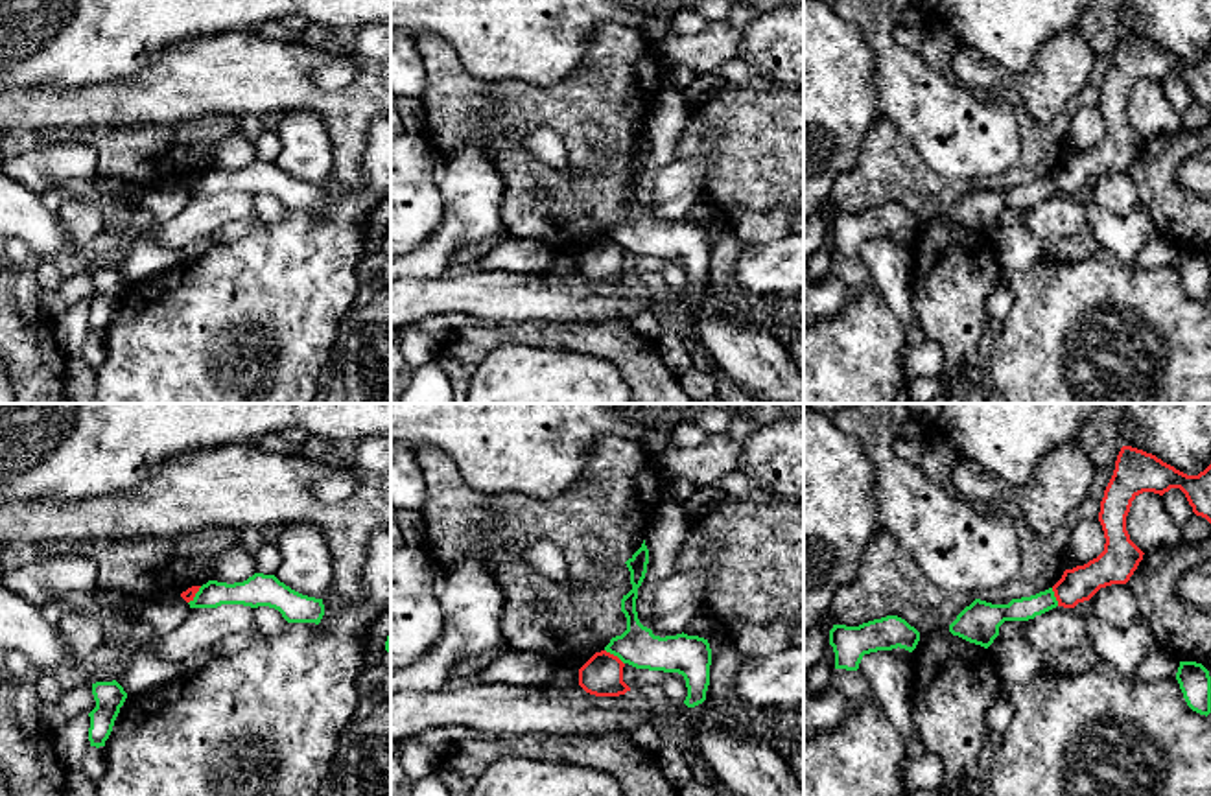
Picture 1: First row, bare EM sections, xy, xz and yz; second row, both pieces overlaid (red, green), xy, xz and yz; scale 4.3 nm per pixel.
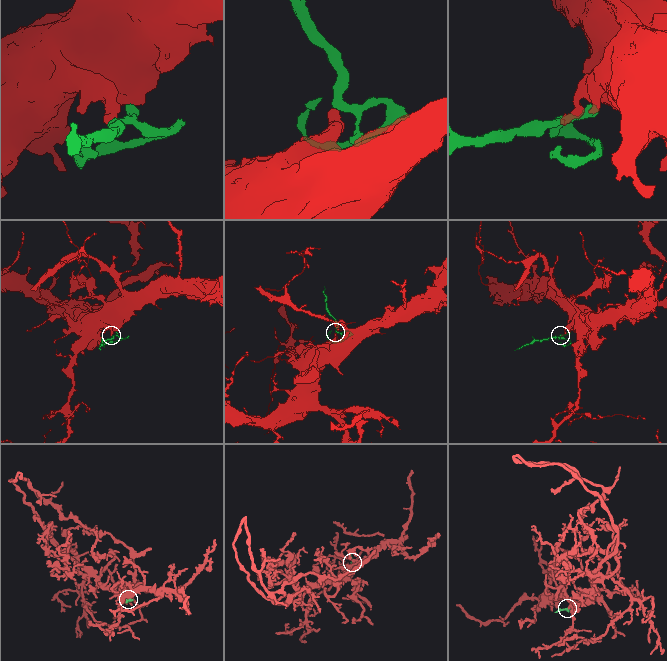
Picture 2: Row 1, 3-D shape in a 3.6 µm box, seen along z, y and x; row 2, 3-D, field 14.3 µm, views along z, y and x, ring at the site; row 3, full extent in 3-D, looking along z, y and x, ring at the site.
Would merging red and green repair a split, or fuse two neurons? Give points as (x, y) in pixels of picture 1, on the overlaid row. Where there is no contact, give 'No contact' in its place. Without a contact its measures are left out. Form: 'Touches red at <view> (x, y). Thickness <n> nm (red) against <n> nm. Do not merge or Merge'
Touches red at xz (612, 655). Thickness 180 nm (red) against 170 nm. Do not merge

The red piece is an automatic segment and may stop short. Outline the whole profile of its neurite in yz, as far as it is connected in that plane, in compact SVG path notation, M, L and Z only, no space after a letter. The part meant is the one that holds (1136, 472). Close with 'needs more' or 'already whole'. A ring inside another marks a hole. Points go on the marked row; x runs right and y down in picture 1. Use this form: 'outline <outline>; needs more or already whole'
outline M1121 448L1099 512L1104 551L1088 564L1064 571L1052 586L1058 606L1075 608L1100 588L1130 580L1145 555L1126 531L1132 501L1143 492L1163 496L1170 488L1180 488L1193 512L1211 523L1211 464L1198 475L1187 475L1152 453Z; already whole

